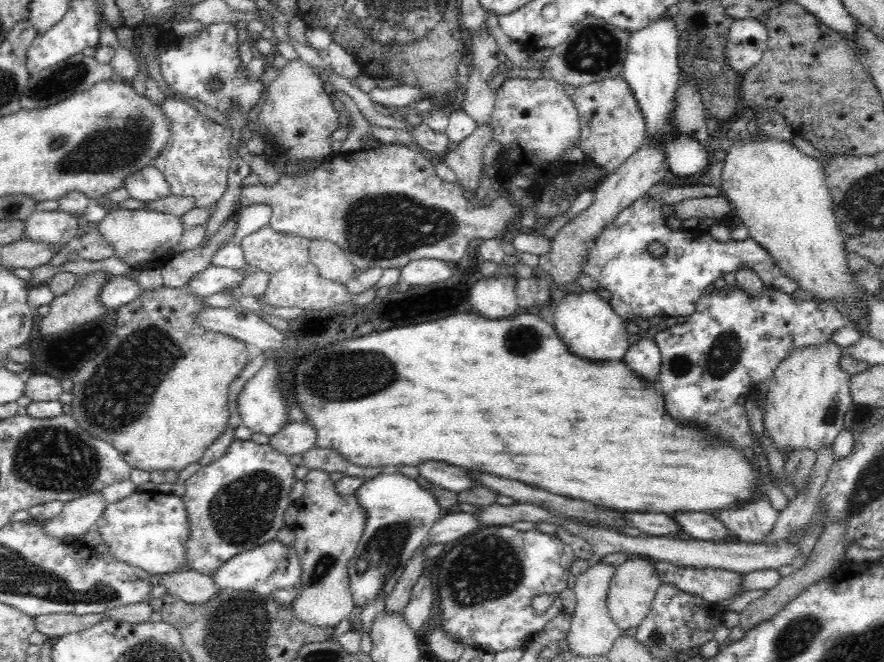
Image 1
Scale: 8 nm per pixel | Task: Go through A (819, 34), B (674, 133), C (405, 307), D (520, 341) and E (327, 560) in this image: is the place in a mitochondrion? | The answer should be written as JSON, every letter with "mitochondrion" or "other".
{"A":"mitochondrion","B":"other","C":"other","D":"mitochondrion","E":"mitochondrion"}

